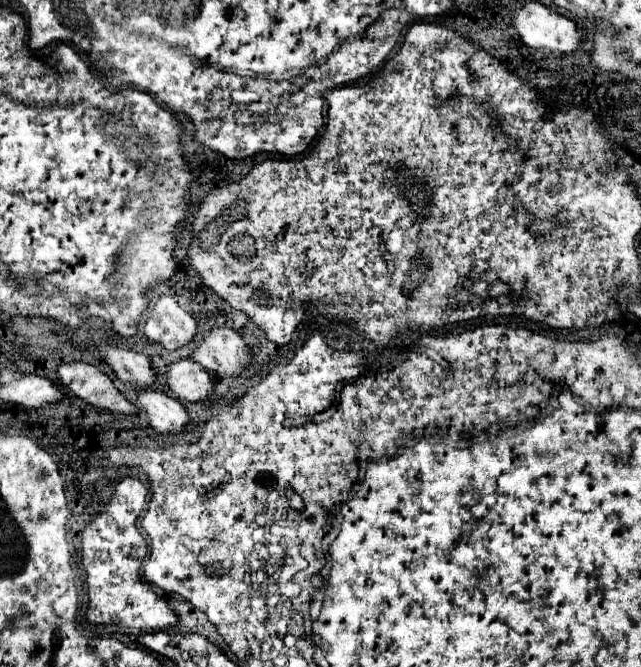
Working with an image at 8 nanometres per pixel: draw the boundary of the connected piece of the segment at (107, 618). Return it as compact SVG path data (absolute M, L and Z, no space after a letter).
M124 478L116 484L112 500L82 532L82 564L90 584L90 602L86 618L90 624L122 624L142 632L160 632L178 624L176 612L160 598L140 574L146 556L146 540L138 536L136 520L144 510L146 486L138 478Z

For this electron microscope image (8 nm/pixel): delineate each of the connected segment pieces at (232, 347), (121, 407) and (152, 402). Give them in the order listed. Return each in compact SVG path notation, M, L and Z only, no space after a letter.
M216 328L202 342L198 342L190 360L222 376L240 376L250 366L252 352L238 332Z
M82 362L62 364L58 368L60 382L70 388L78 398L112 412L120 414L138 414L138 408L130 404L112 384L112 380L102 374L98 368Z
M142 390L138 400L150 418L152 428L158 432L182 432L190 420L182 402L164 392Z

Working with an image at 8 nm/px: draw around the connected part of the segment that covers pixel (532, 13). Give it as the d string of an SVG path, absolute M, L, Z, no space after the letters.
M526 2L518 10L514 14L514 28L526 46L566 54L576 52L586 36L576 22L542 6L540 2Z

